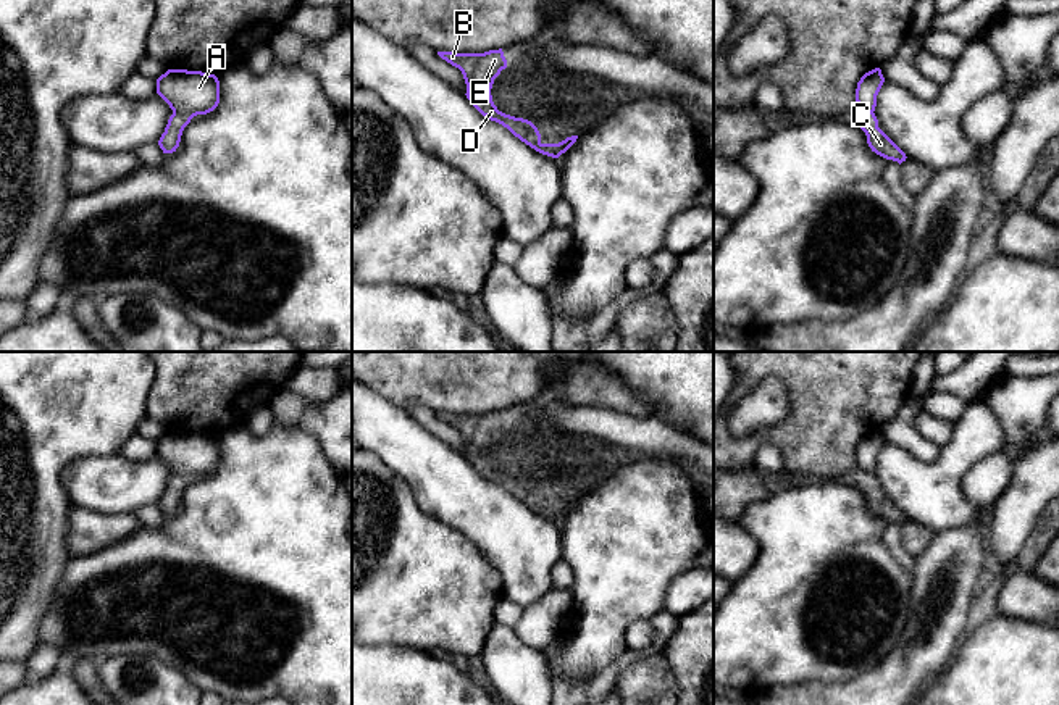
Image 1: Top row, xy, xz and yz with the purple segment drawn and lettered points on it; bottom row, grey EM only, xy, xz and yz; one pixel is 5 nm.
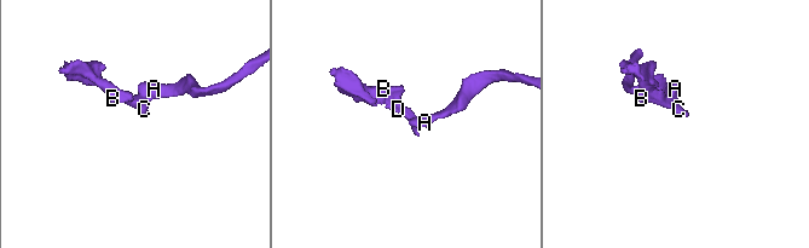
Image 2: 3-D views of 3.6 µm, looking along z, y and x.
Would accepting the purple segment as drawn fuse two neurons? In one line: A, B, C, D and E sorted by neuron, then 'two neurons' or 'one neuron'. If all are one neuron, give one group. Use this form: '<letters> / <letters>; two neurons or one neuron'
A B C D E; one neuron

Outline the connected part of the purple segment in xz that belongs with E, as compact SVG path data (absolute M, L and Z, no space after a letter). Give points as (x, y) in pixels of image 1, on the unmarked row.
M502 410L484 415L437 413L437 416L462 432L467 445L465 457L483 478L502 486L536 513L559 519L576 503L578 497L571 497L559 505L542 505L541 495L531 482L497 471L491 450L494 440L507 429Z

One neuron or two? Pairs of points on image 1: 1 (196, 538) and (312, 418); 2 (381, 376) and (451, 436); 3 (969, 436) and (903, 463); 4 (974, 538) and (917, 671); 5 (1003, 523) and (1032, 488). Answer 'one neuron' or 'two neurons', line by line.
1: two neurons
2: two neurons
3: one neuron
4: one neuron
5: one neuron

